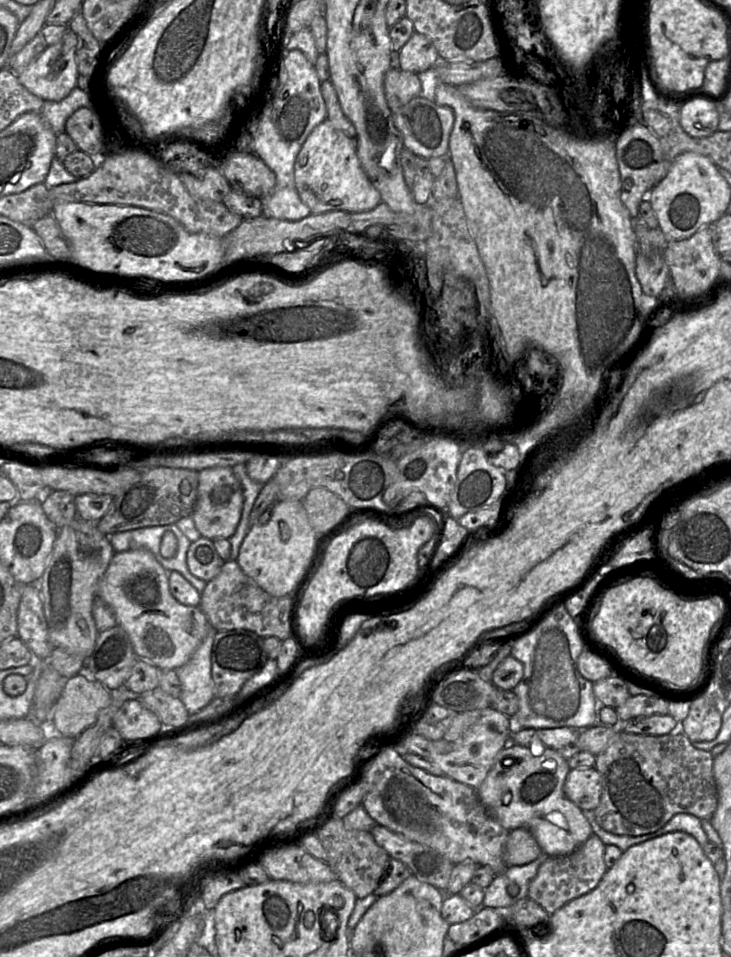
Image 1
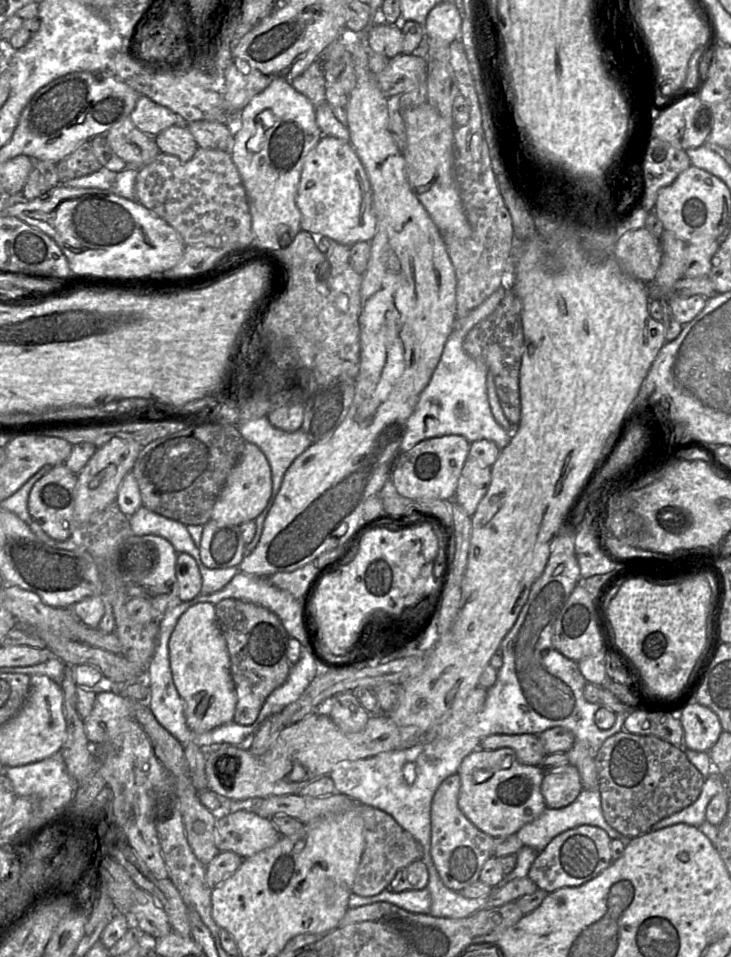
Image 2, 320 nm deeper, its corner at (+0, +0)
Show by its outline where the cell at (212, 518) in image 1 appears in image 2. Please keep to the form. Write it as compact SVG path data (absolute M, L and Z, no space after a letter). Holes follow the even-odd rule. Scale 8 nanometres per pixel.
M246 442L241 459L229 474L214 504L211 520L236 526L255 520L266 507L271 491L272 475L267 458L258 446Z

